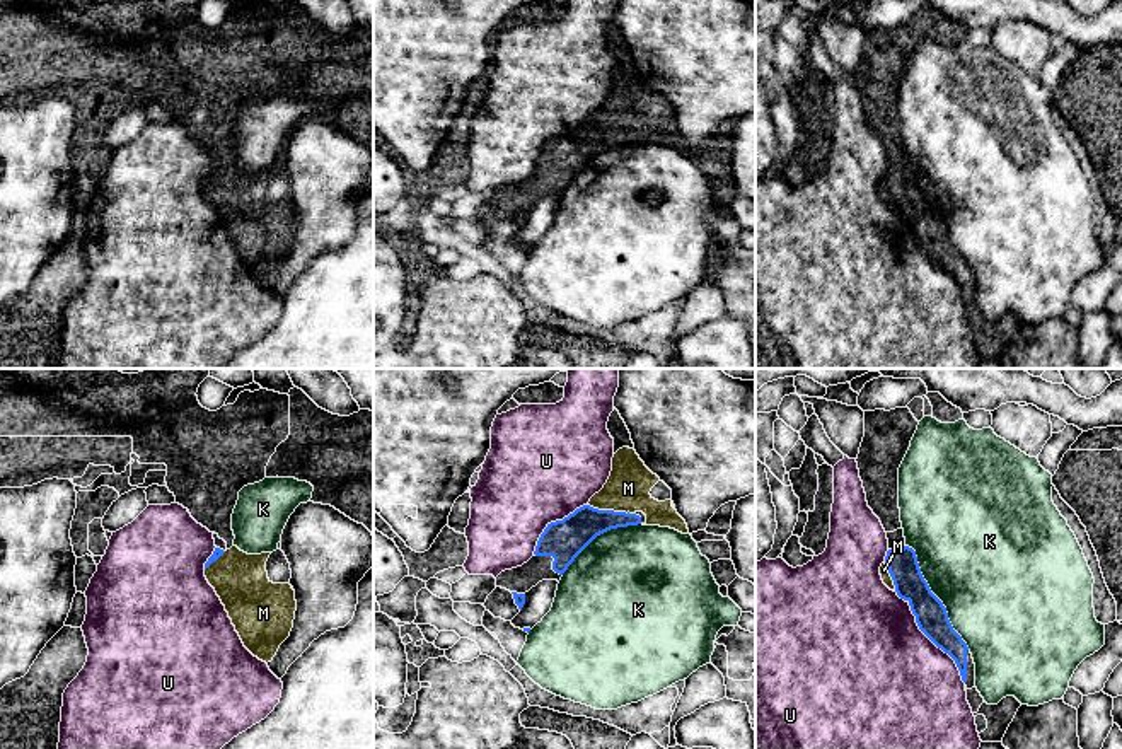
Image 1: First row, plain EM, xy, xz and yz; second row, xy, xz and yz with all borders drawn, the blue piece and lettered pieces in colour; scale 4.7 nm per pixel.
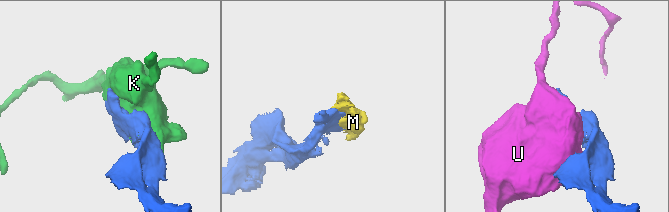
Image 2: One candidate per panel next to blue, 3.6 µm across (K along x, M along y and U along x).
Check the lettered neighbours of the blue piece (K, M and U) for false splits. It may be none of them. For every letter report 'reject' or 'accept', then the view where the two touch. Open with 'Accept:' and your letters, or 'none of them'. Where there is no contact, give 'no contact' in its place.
Accept: M
K: reject; contact in yz
M: accept; contact in xz
U: reject; contact in yz

